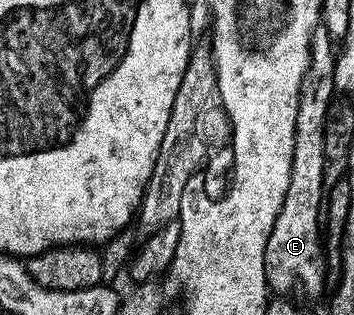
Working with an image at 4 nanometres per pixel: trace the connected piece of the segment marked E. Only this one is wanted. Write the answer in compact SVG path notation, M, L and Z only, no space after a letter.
M320 25L314 30L310 42L310 68L306 70L298 98L292 177L288 181L288 193L284 193L284 205L272 225L272 233L264 249L264 273L269 290L274 293L286 293L297 279L310 295L320 294L322 287L327 286L324 235L321 230L318 232L318 214L322 211L324 194L324 117L336 95L335 58L335 44L325 27Z

